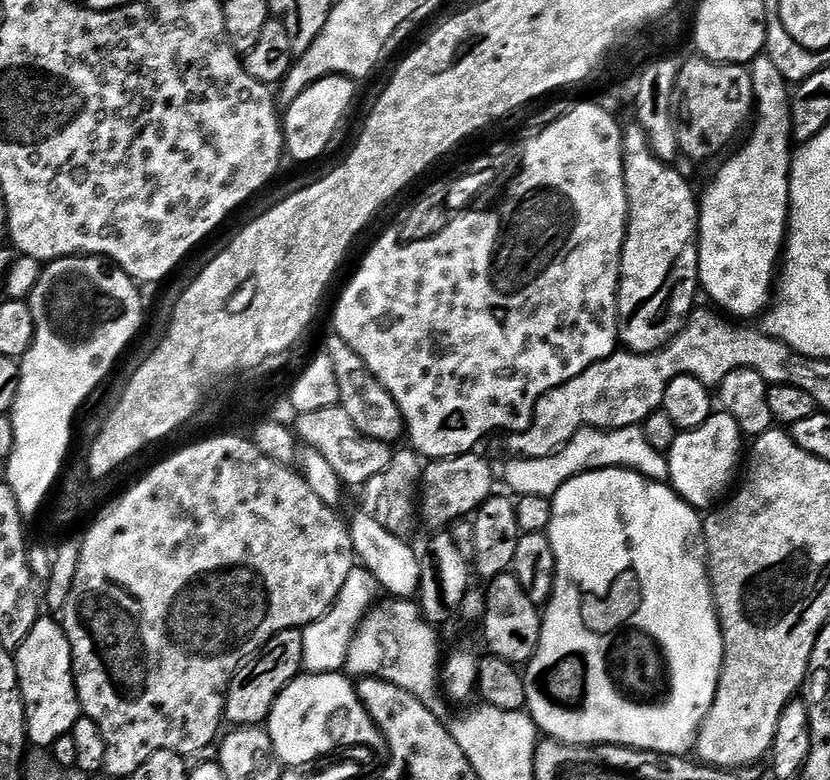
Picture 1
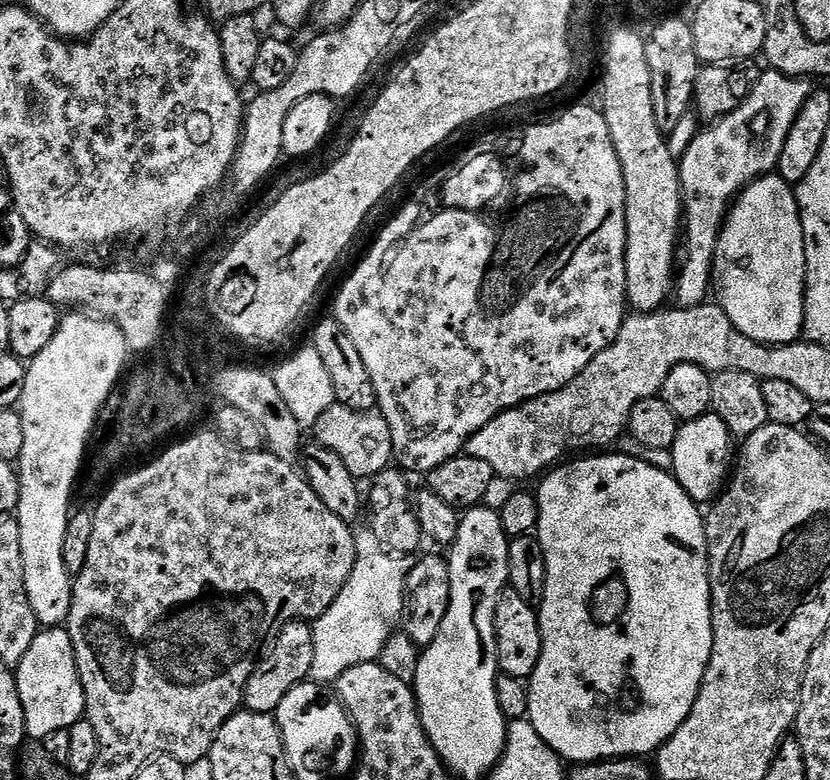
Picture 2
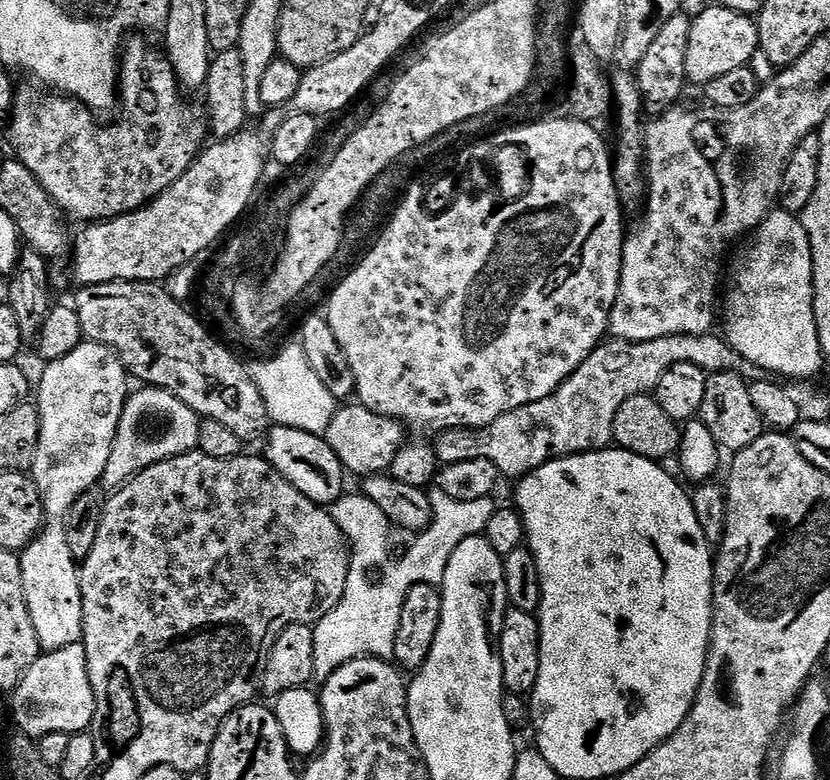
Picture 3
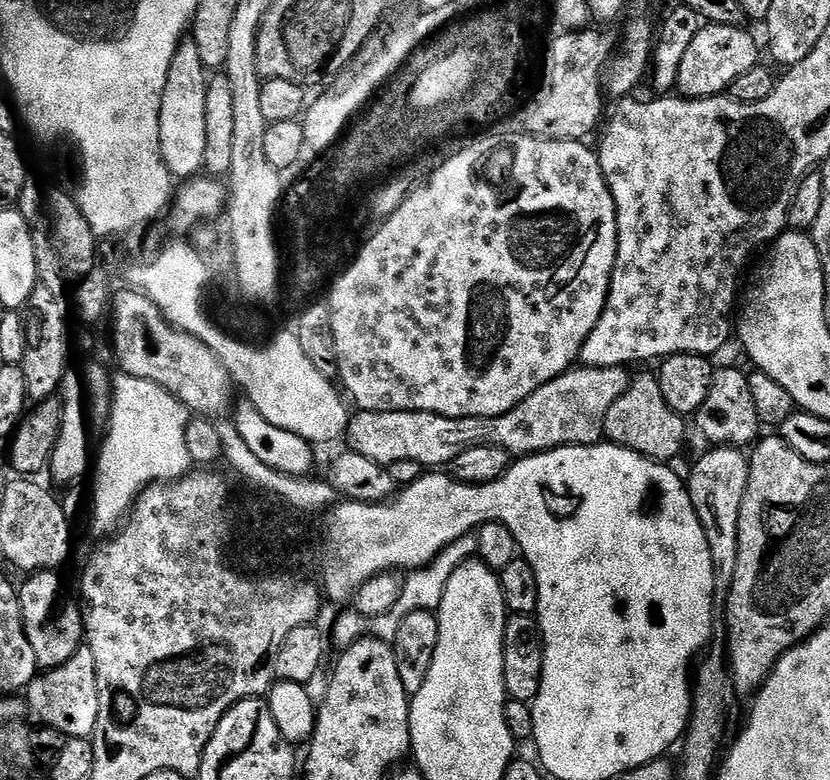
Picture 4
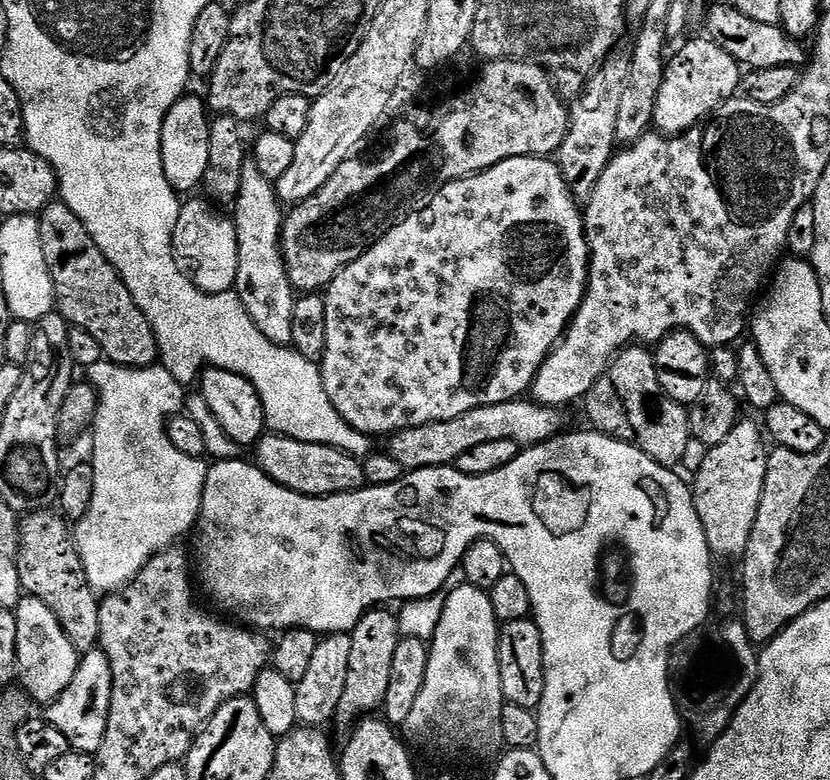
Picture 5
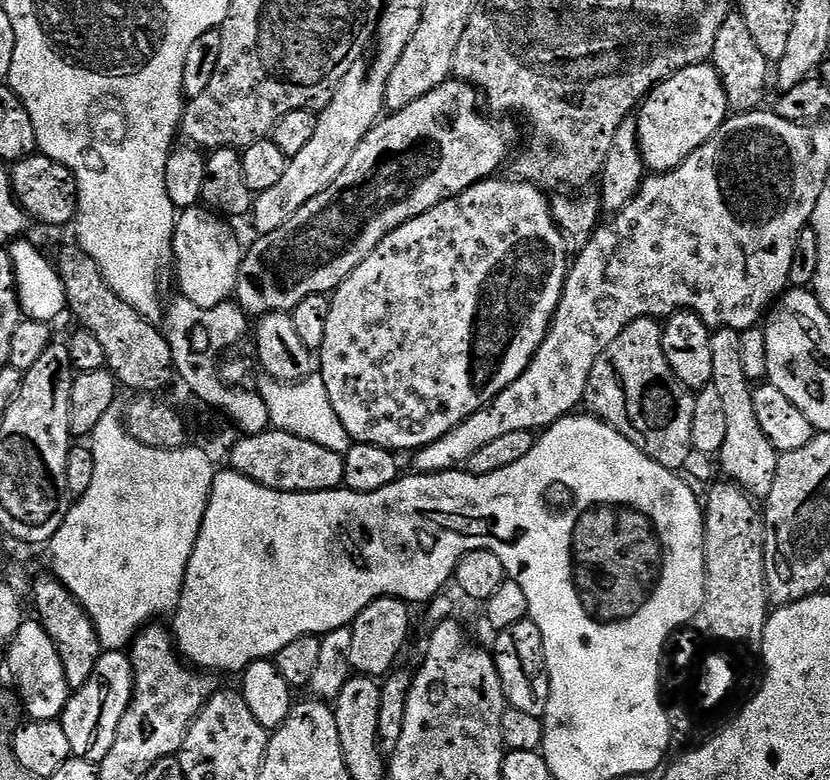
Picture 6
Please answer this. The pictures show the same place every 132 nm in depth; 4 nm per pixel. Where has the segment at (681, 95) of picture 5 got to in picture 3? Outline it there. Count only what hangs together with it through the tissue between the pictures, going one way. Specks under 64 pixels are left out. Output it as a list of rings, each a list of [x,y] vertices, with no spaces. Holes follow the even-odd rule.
[[[713,6],[705,12],[700,12],[694,16],[690,26],[690,42],[686,46],[686,74],[693,85],[703,86],[714,78],[719,78],[721,74],[726,74],[730,70],[747,68],[753,63],[752,55],[757,55],[760,46],[756,20],[751,16],[744,16],[740,12],[735,12],[729,8]]]

